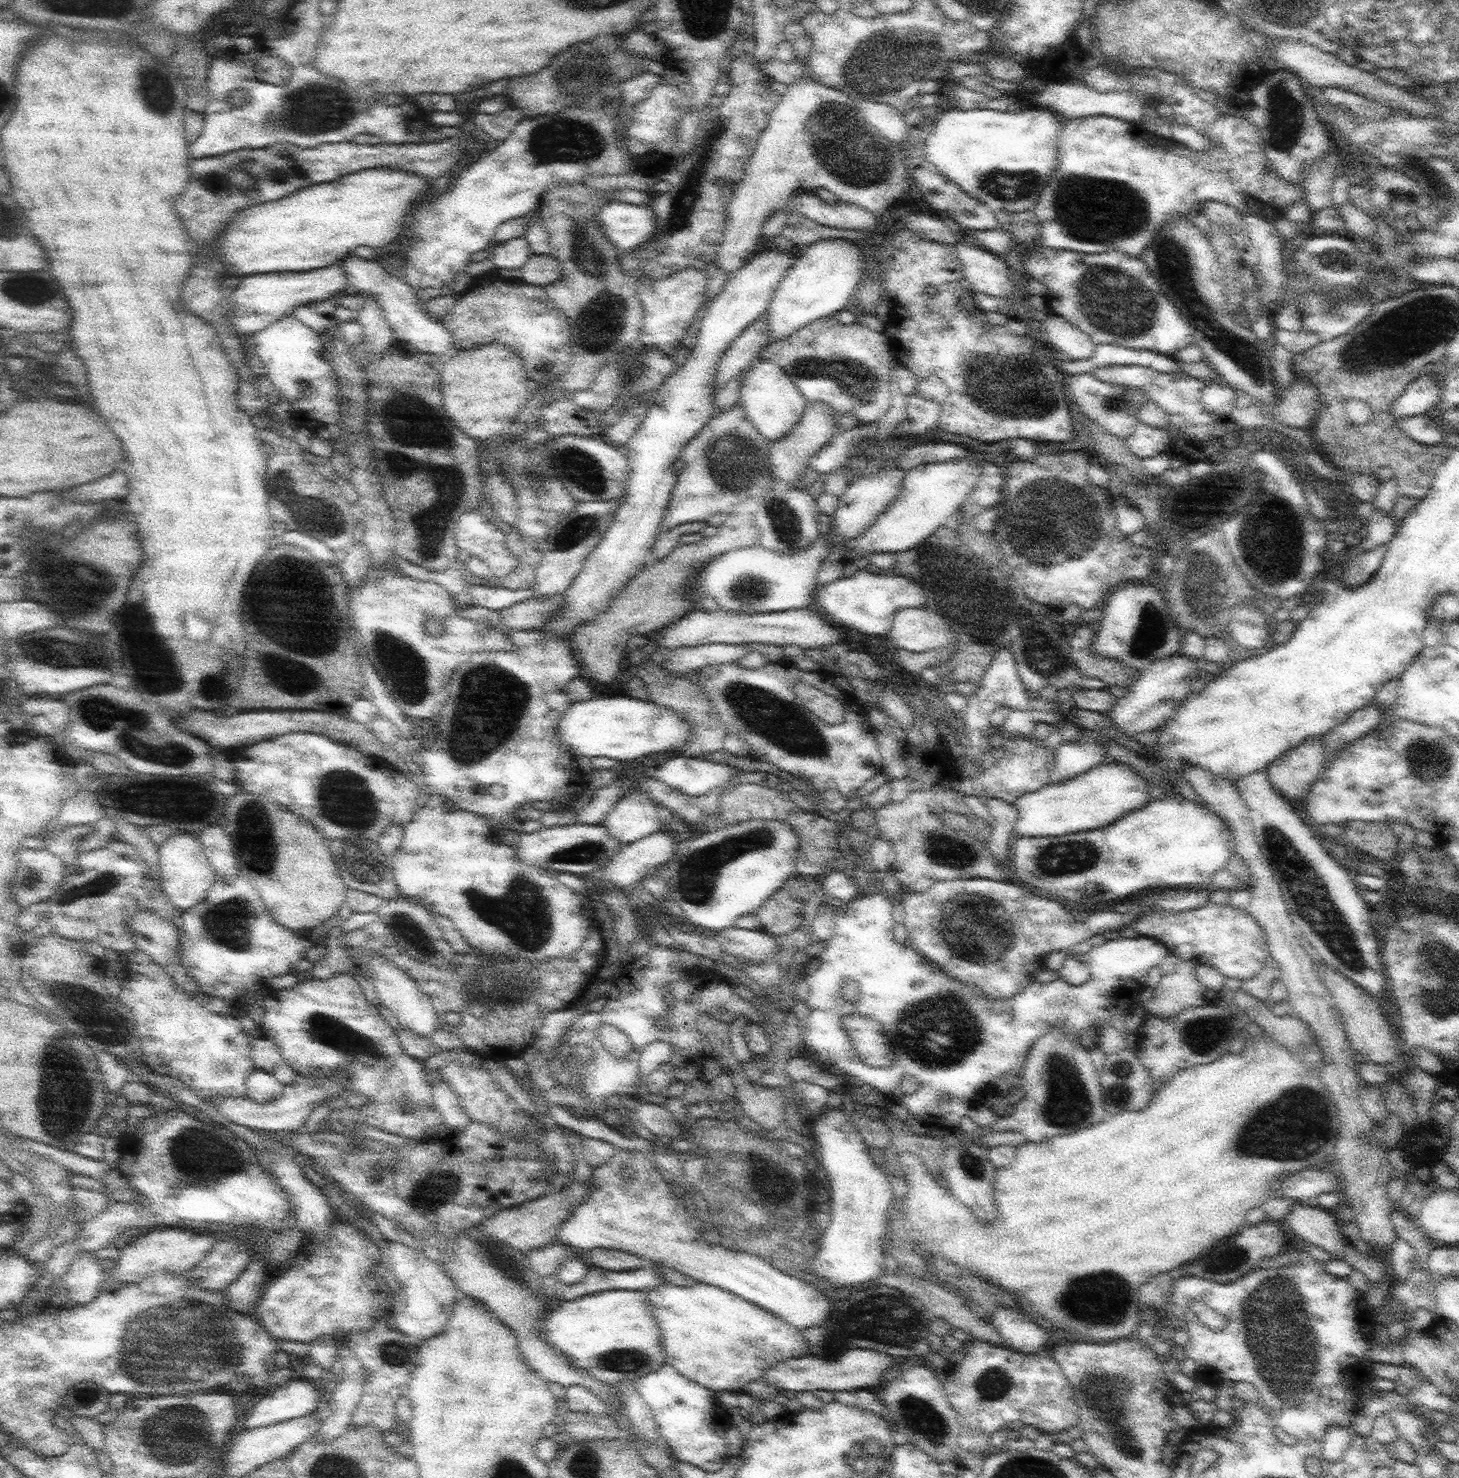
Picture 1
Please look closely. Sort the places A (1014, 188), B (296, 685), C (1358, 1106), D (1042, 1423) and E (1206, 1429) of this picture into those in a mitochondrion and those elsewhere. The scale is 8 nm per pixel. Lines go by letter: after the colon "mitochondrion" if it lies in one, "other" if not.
A: mitochondrion
B: mitochondrion
C: other
D: other
E: other

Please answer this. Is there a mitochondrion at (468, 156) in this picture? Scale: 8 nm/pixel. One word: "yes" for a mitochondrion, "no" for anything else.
no

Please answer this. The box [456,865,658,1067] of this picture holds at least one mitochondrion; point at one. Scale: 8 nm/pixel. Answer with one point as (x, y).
(521, 911)

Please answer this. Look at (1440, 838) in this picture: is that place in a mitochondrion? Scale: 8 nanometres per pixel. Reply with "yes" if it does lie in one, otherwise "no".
no

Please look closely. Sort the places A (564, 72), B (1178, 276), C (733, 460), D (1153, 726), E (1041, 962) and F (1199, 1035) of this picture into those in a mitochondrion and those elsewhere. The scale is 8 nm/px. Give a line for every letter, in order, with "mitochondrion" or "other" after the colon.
A: mitochondrion
B: mitochondrion
C: mitochondrion
D: other
E: other
F: mitochondrion

